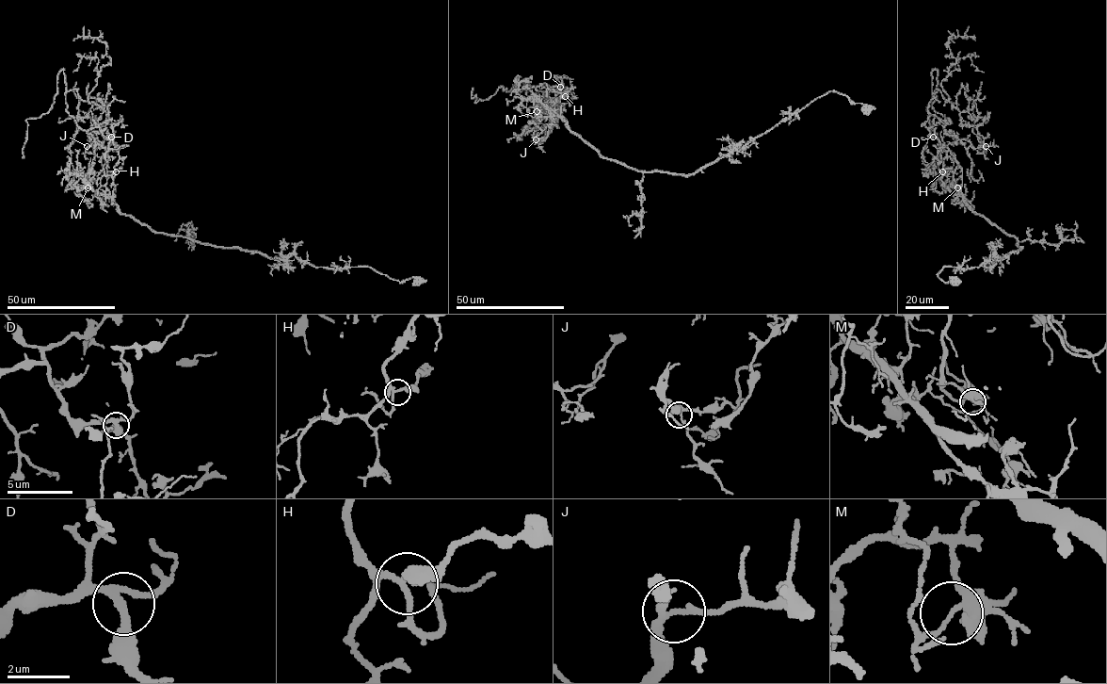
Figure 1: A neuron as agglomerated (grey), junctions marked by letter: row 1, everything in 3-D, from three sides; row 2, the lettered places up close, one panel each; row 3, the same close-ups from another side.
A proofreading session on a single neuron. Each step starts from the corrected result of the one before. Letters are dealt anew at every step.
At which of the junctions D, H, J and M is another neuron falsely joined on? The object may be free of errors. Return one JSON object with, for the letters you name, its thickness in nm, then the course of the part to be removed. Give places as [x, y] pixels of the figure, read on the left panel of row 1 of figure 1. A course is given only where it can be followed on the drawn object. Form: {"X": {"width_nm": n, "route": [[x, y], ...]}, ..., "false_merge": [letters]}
{"M": {"width_nm": 200, "route": [[88, 188], [94, 138], [69, 115], [65, 94], [77, 89], [88, 100], [111, 59], [96, 38], [73, 40]]}, "false_merge": ["M"]}

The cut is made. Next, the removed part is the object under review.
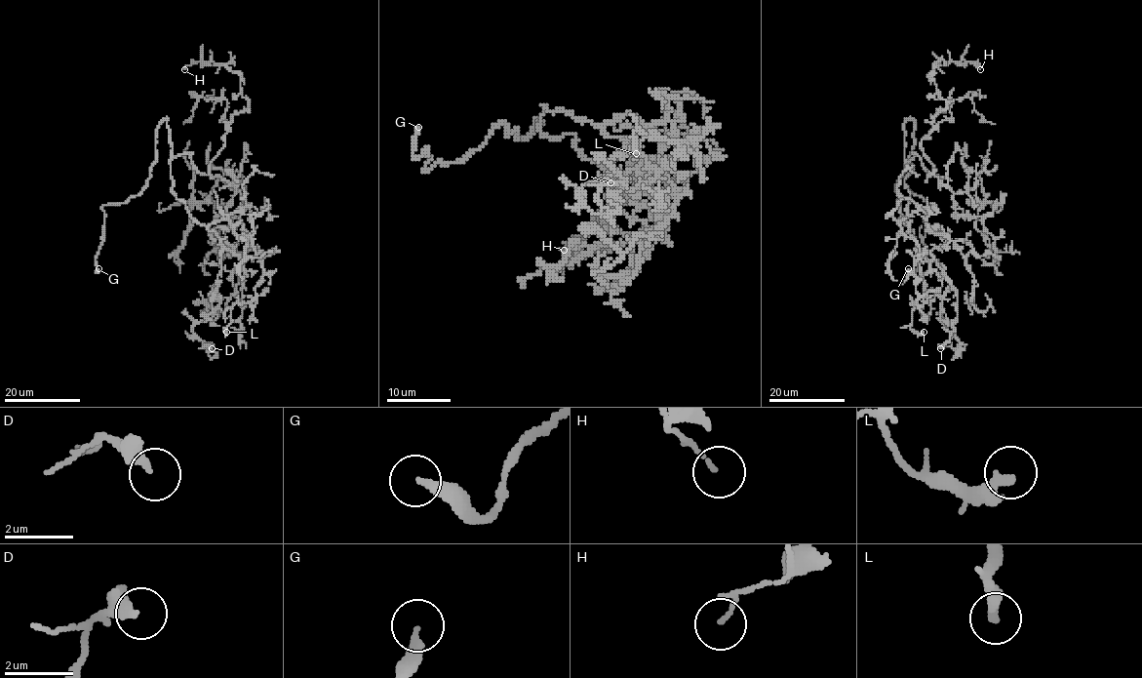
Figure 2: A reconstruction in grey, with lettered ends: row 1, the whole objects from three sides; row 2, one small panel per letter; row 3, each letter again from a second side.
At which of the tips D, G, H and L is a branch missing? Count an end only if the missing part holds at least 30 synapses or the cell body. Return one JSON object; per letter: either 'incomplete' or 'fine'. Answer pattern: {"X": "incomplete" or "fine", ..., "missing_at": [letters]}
{"D": "fine", "G": "incomplete", "H": "fine", "L": "fine", "missing_at": ["G"]}

